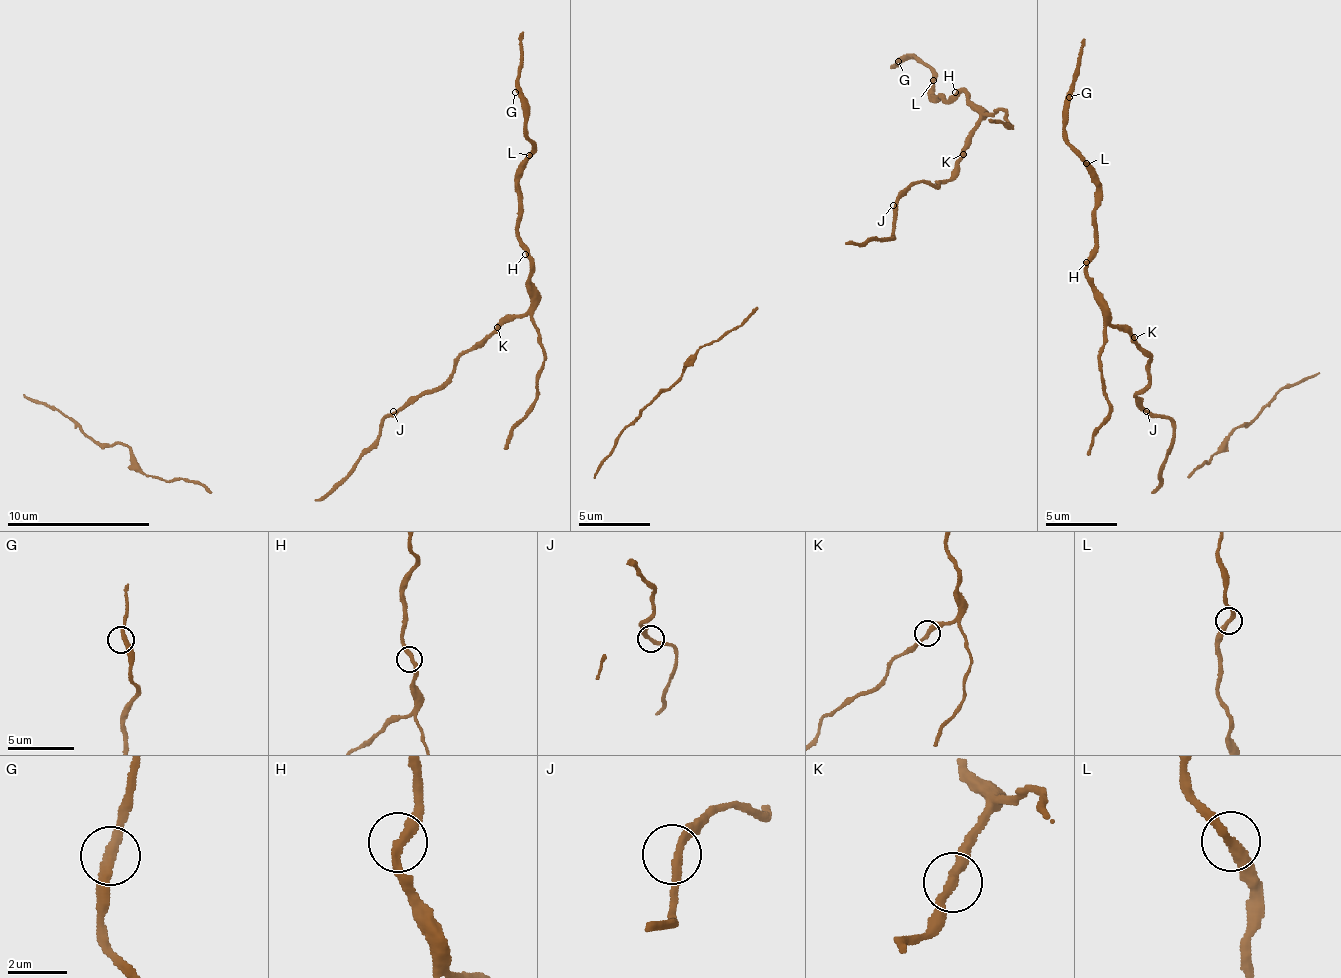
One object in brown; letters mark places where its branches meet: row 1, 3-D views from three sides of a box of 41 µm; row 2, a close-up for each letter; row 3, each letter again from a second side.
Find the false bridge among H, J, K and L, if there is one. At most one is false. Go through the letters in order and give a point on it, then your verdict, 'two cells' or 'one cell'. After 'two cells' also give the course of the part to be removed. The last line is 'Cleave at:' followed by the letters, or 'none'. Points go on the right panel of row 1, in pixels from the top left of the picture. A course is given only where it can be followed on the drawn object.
H: place (1086, 262); one cell
J: place (1146, 411); one cell
K: place (1134, 337); one cell
L: place (1086, 163); one cell
Cleave at: none

